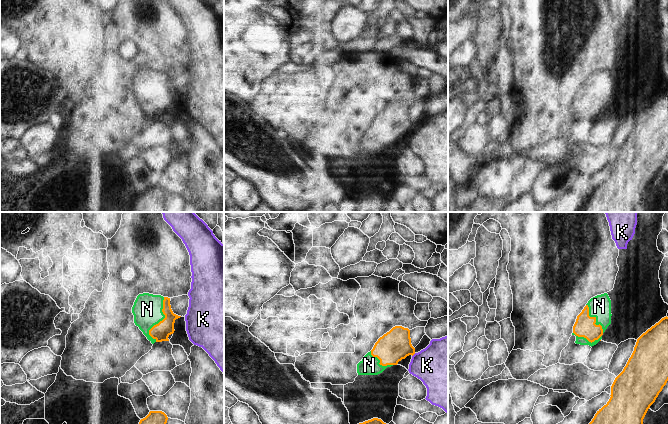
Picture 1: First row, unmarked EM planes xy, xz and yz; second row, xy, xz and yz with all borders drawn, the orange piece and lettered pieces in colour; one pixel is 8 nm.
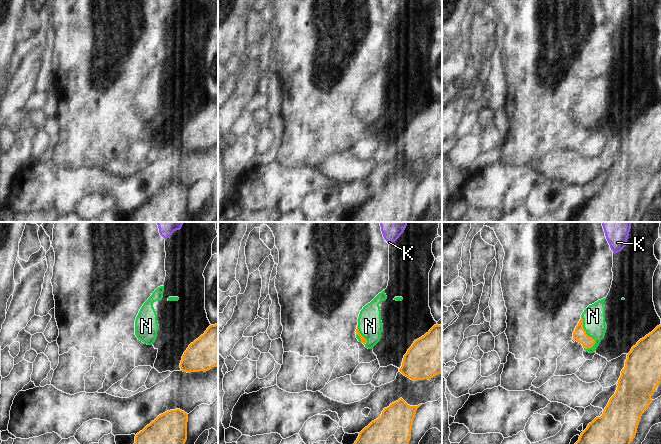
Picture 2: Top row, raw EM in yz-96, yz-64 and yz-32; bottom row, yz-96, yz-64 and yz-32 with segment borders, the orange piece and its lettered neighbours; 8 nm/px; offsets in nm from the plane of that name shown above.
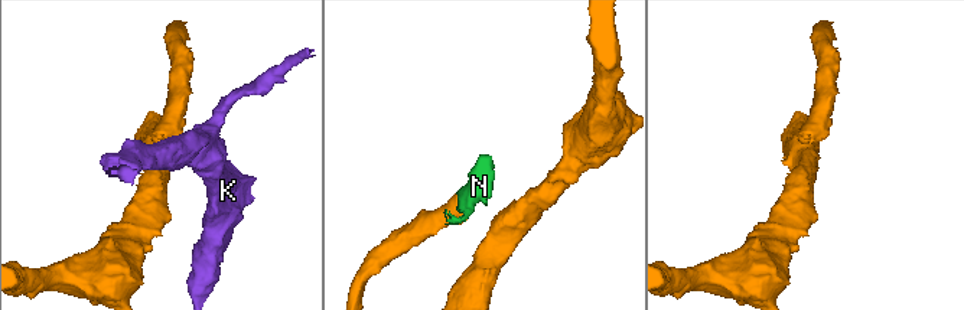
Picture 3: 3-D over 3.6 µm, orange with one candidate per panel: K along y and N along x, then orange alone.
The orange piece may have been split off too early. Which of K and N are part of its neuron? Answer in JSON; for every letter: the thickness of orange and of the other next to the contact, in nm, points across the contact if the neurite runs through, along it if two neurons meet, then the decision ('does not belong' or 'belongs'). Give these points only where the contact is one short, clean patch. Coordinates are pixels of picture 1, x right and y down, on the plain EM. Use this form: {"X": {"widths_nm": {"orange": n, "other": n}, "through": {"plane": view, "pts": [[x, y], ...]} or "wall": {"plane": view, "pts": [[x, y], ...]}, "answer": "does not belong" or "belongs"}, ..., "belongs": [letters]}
{"K": {"widths_nm": {"orange": 240, "other": 400}, "wall": {"plane": "xz", "pts": [[415, 129], [412, 132]]}, "answer": "does not belong"}, "N": {"widths_nm": {"orange": 140, "other": 240}, "through": {"plane": "xy", "pts": [[161, 107], [162, 96], [147, 85]]}, "answer": "belongs"}, "belongs": ["N"]}

